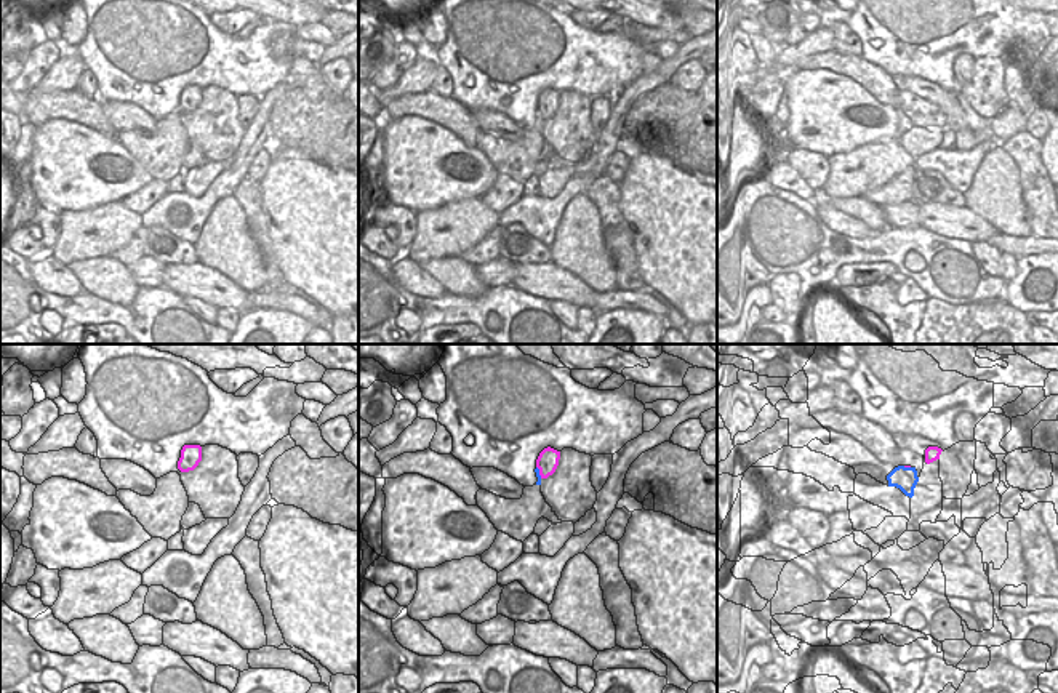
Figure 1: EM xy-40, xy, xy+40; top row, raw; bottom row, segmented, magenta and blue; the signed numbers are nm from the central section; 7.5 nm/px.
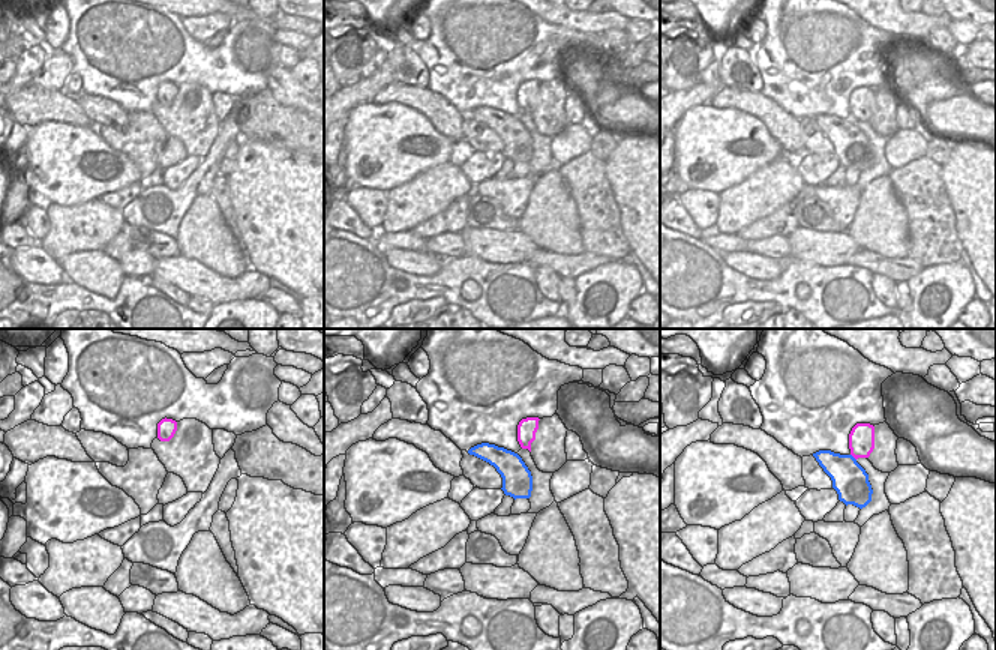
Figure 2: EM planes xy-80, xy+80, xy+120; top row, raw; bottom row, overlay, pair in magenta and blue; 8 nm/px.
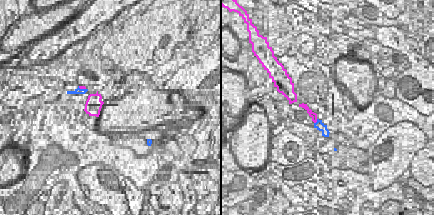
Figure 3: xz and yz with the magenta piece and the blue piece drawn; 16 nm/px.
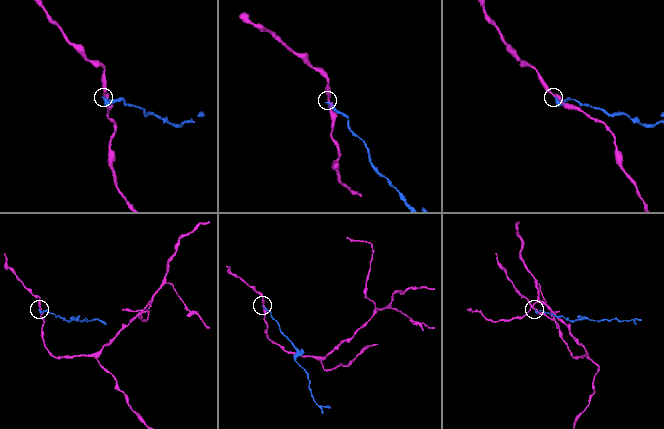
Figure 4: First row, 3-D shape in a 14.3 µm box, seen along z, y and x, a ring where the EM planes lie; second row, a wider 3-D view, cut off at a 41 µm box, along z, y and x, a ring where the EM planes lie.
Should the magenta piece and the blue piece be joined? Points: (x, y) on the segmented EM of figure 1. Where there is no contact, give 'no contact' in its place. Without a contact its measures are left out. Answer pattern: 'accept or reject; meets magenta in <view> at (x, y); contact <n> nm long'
reject; meets magenta in xy at (540, 472); contact 100 nm long

